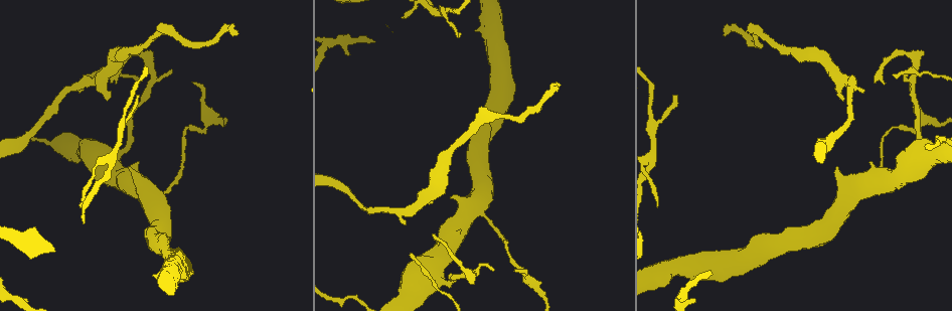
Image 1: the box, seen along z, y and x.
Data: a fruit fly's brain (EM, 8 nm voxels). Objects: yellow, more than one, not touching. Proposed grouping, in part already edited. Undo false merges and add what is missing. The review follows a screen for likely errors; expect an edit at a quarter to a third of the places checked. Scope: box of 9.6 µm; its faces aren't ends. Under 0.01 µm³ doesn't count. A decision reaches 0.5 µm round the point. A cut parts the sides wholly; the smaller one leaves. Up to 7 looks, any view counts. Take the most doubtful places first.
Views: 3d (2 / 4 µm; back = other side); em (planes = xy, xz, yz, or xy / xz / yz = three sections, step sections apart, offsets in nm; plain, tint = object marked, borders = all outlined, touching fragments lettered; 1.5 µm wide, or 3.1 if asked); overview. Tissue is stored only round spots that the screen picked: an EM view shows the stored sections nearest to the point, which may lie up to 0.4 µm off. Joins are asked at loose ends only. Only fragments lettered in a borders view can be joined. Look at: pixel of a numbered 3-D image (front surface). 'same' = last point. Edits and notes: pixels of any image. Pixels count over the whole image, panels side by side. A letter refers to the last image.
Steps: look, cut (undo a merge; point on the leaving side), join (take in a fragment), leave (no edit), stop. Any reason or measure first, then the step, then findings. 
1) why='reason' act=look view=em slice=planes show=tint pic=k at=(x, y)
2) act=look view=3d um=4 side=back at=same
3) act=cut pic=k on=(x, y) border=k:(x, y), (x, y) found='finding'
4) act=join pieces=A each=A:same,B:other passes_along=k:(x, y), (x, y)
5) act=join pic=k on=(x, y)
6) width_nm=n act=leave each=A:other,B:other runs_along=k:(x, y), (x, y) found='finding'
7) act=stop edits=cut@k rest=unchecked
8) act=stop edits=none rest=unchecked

why='end of a long branch' act=look view=em slice=planes show=tint pic=1 at=(557, 83)

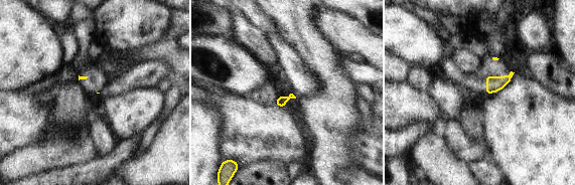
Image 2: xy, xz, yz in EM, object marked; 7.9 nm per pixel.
act=look view=em slice=planes show=borders at=same

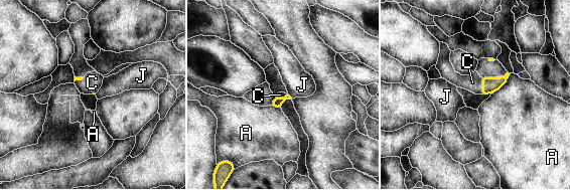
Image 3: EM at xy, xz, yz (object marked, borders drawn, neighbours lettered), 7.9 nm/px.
longest_contact=A:220nm act=join pieces=C each=A:other,C:same,J:other found='the cell continues'

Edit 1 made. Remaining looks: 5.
act=look view=3d um=2 pic=1 at=(359, 302)

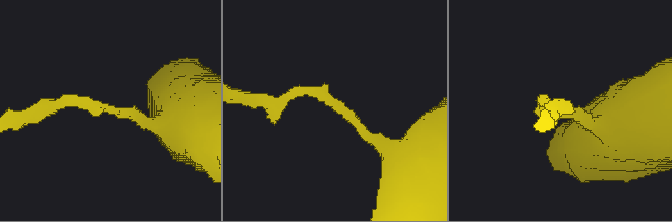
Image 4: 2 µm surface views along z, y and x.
act=look view=em slice=yz step=8 show=tint pic=4 at=(337, 111)

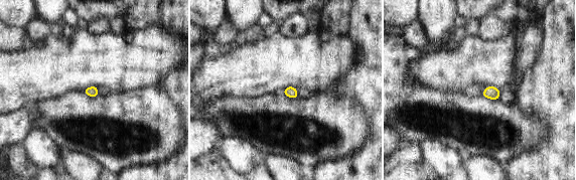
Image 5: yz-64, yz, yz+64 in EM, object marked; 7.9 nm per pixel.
act=look view=em slice=xz step=4 show=borders at=same

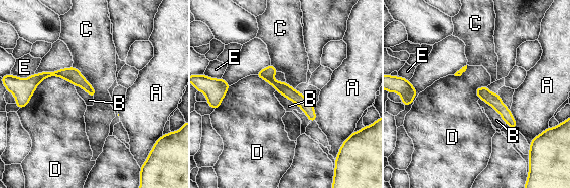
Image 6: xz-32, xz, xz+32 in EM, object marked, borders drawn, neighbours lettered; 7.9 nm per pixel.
width_nm=80 act=leave each=A:other,B:other,C:other,D:other,E:other border=6:(276, 89), (293, 101), (304, 112) found='one cell here'

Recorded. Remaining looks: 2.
act=stop edits=join@3 rest=unchecked

